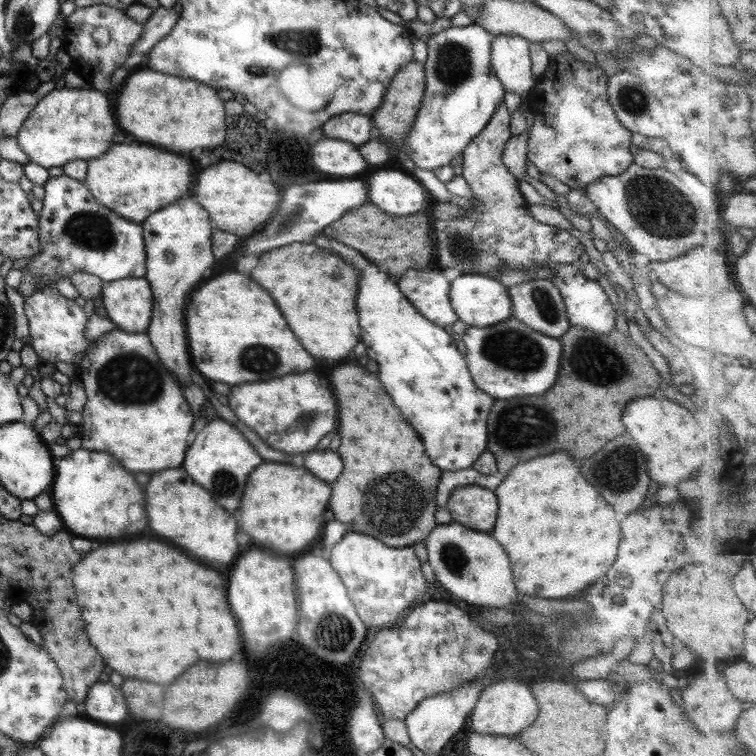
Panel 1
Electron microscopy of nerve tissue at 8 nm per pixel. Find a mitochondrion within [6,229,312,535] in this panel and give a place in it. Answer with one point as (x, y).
(131, 378)

